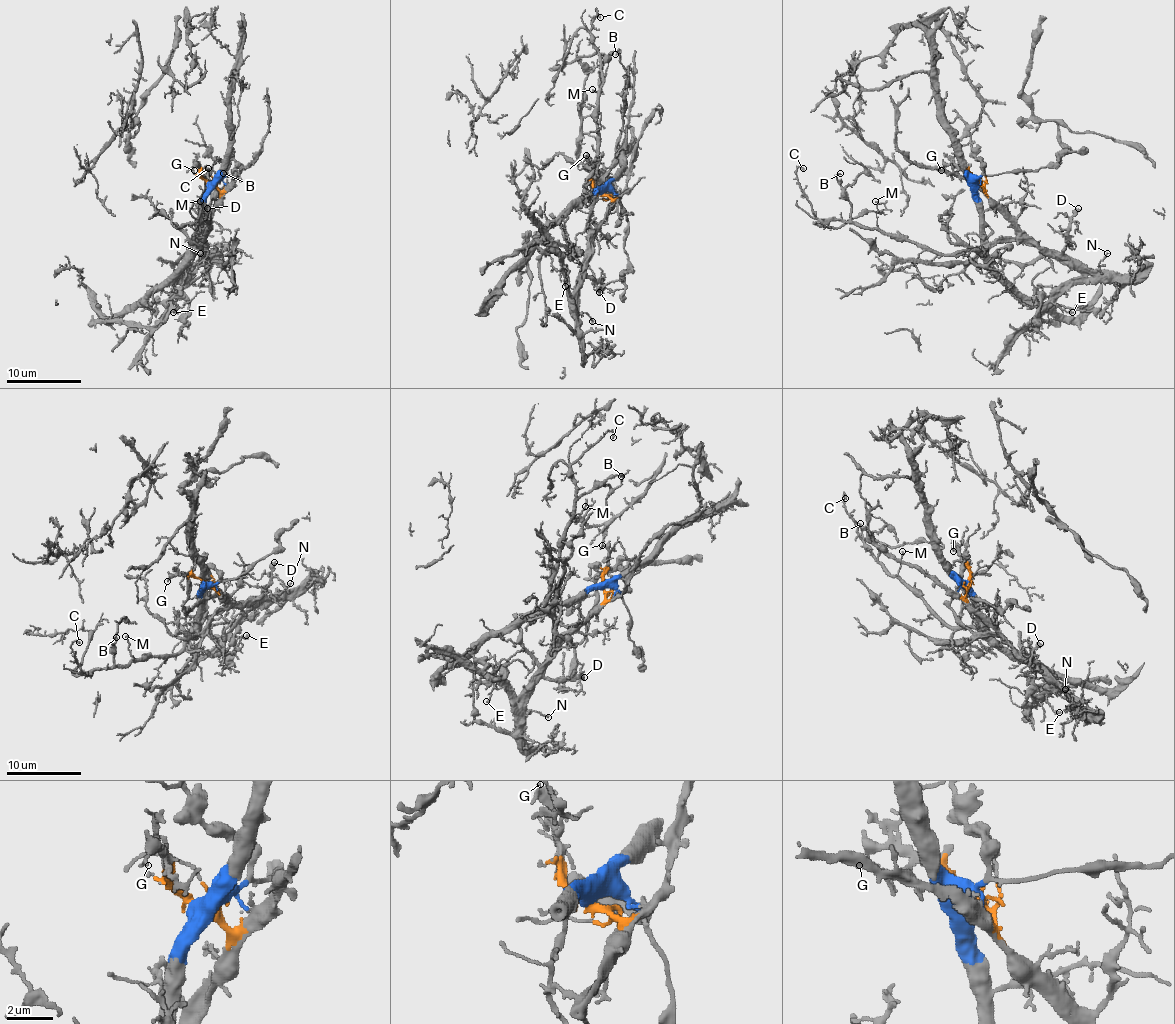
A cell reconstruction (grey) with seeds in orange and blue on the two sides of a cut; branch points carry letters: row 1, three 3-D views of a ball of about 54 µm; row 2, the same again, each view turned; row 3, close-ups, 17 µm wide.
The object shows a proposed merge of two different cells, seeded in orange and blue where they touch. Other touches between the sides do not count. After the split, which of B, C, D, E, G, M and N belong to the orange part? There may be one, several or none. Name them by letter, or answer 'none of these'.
D, E, G, N

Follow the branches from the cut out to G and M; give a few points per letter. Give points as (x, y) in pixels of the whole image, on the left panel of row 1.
G: (208, 182), (197, 165), (193, 171)
M: (208, 182), (195, 247), (204, 254), (208, 226), (201, 200)

